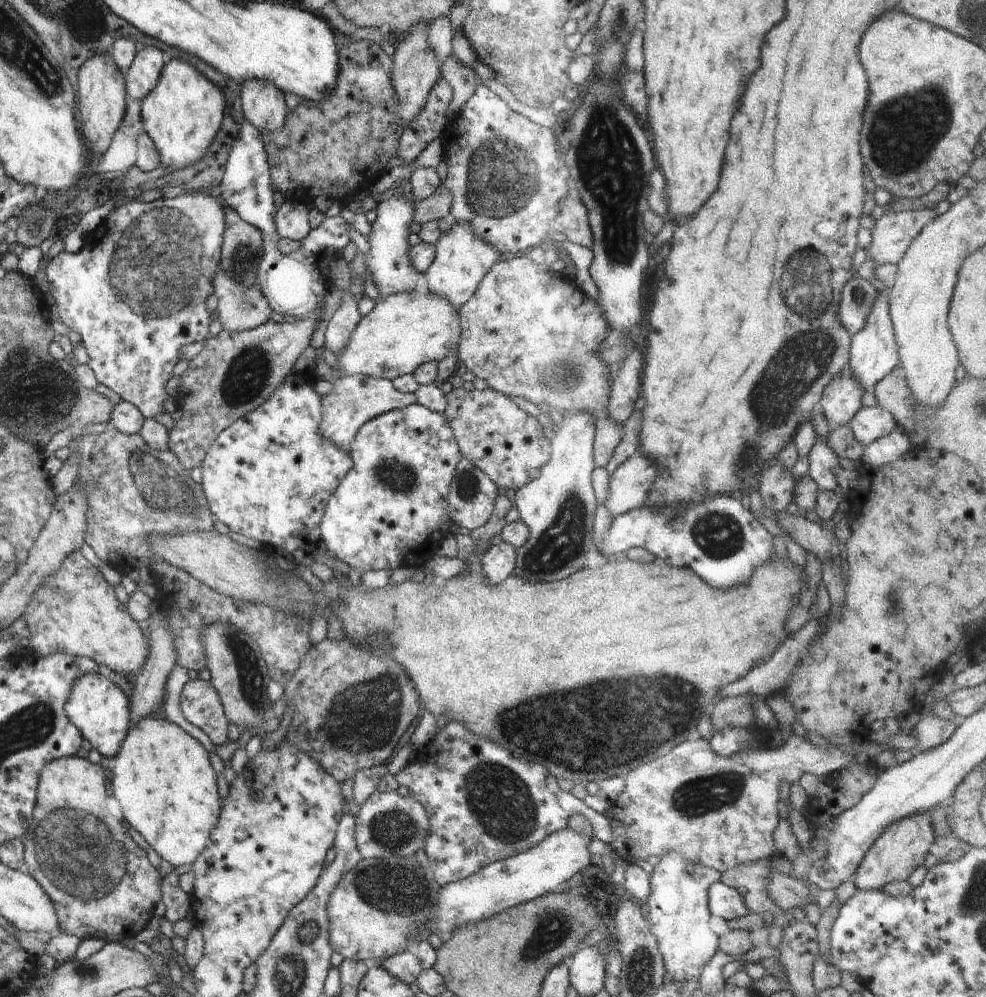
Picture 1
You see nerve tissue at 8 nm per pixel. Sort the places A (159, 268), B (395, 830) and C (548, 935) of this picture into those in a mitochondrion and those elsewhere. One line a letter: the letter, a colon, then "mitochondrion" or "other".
A: mitochondrion
B: mitochondrion
C: mitochondrion

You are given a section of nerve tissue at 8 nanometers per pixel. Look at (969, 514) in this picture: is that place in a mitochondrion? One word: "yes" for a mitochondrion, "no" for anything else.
no

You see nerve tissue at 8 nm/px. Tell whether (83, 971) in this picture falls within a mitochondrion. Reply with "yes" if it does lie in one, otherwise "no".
yes

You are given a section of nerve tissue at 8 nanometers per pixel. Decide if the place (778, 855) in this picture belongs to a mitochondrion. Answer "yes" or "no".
no

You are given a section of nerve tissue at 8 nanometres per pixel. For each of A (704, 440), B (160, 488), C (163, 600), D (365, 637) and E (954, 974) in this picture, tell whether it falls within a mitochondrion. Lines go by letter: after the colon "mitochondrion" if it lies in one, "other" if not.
A: other
B: mitochondrion
C: other
D: other
E: other

